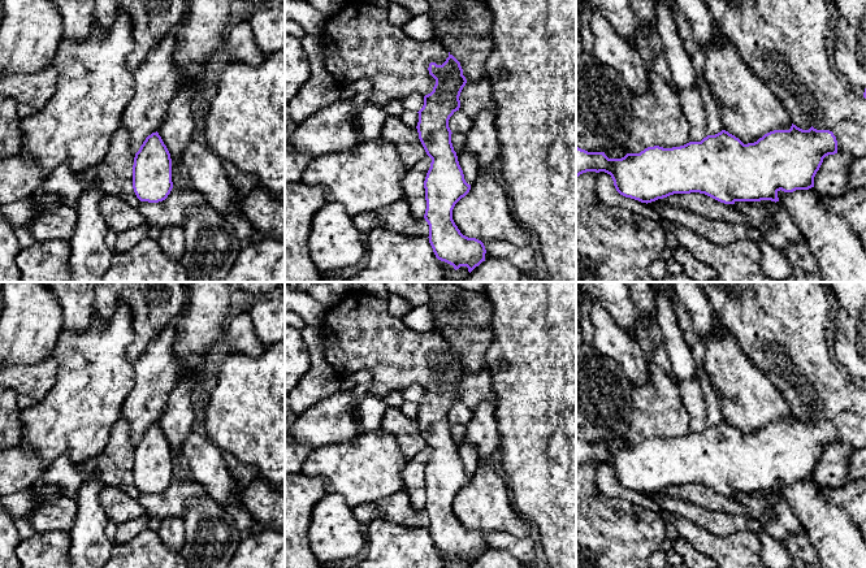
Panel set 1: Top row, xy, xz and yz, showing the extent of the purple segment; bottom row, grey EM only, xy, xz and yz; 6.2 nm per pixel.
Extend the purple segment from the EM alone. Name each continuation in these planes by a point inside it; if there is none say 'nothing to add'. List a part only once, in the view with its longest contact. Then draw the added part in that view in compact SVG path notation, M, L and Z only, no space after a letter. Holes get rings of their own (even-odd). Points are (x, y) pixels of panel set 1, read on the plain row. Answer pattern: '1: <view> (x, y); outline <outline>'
nothing to add

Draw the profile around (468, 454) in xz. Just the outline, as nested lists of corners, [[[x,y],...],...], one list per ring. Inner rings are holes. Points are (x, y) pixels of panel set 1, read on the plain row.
[[[451,425],[451,434],[456,443],[459,456],[463,461],[464,471],[468,476],[472,476],[475,471],[481,465],[479,452],[473,445],[469,445],[464,438],[464,428],[460,425]]]

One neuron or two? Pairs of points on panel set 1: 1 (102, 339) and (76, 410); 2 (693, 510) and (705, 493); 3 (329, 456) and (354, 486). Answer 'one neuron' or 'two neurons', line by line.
1: one neuron
2: two neurons
3: one neuron

